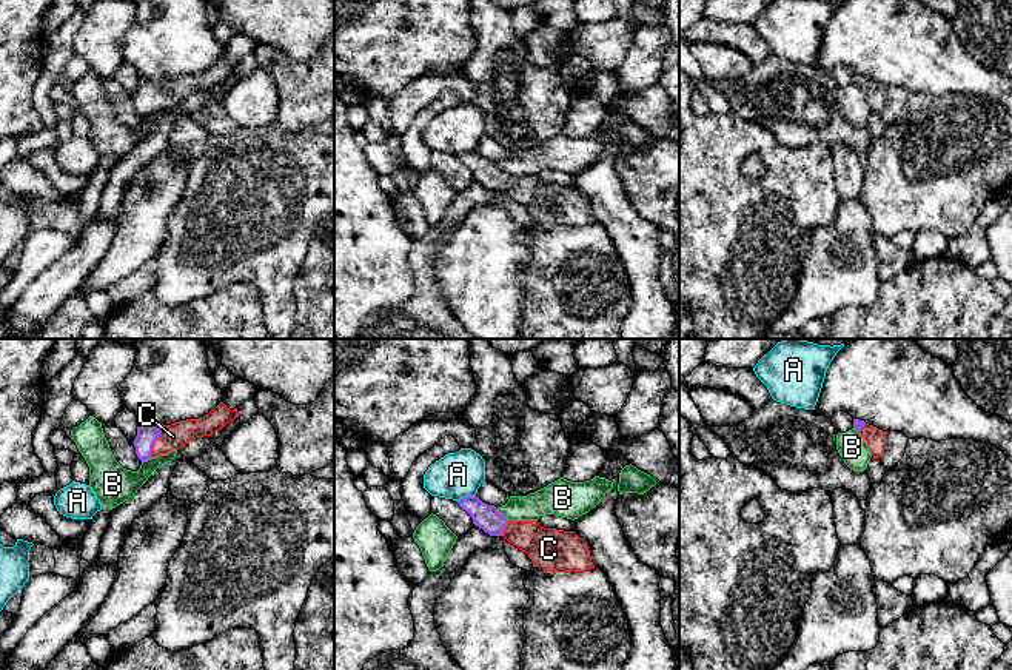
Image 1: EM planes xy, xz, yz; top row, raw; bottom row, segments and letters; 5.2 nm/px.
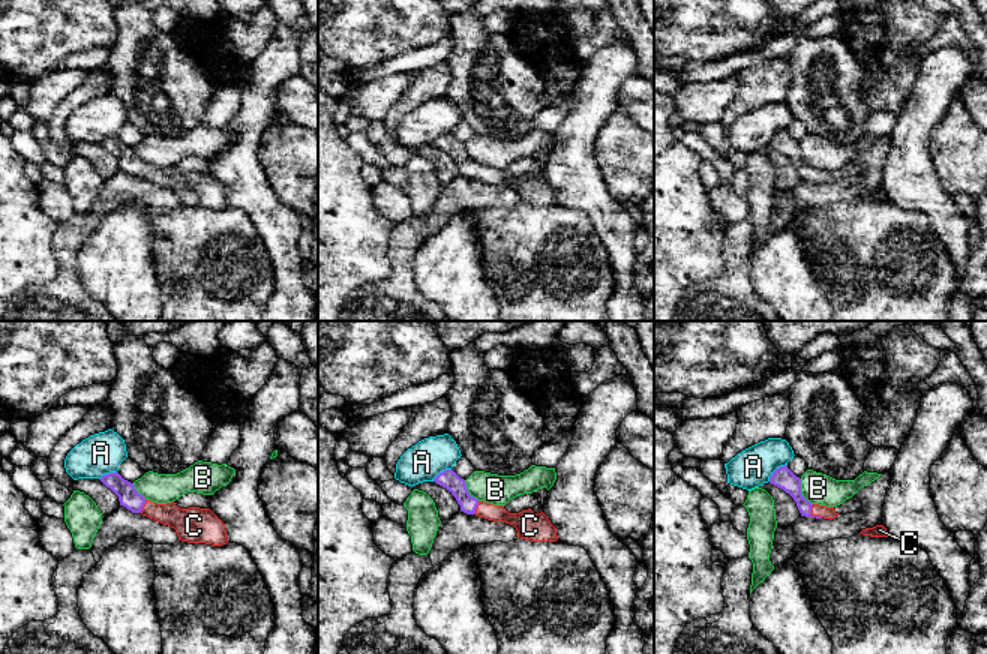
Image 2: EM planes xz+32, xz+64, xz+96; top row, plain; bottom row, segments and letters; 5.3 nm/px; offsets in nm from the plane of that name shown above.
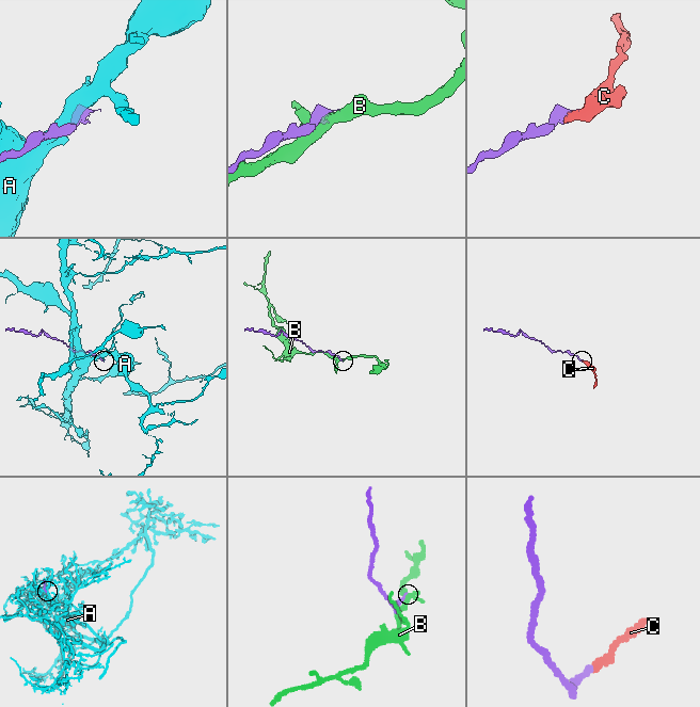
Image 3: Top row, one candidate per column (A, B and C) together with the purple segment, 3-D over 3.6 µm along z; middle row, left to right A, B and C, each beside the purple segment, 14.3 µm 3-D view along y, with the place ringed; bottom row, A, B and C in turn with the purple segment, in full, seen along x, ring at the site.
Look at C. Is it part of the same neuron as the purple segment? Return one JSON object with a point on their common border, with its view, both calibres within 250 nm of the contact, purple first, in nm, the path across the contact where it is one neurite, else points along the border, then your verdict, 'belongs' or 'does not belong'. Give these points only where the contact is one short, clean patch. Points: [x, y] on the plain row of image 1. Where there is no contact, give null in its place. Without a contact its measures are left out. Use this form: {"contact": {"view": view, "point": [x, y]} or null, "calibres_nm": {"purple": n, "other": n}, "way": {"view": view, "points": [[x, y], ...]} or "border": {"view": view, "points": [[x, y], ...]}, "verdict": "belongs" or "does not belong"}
{"contact": {"view": "xy", "point": [154, 96]}, "calibres_nm": {"purple": 110, "other": 130}, "way": {"view": "xy", "points": [[147, 90], [154, 96], [173, 91]]}, "verdict": "belongs"}

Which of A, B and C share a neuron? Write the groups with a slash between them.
A / B / C

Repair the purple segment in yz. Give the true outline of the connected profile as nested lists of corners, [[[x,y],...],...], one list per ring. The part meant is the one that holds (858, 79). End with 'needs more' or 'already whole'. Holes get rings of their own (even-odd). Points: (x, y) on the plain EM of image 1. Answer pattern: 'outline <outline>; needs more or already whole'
outline [[[853,74],[853,83],[858,85],[860,89],[867,95],[870,111],[881,112],[886,103],[886,88],[887,86],[878,85],[876,82],[869,80],[860,74]]]; needs more

